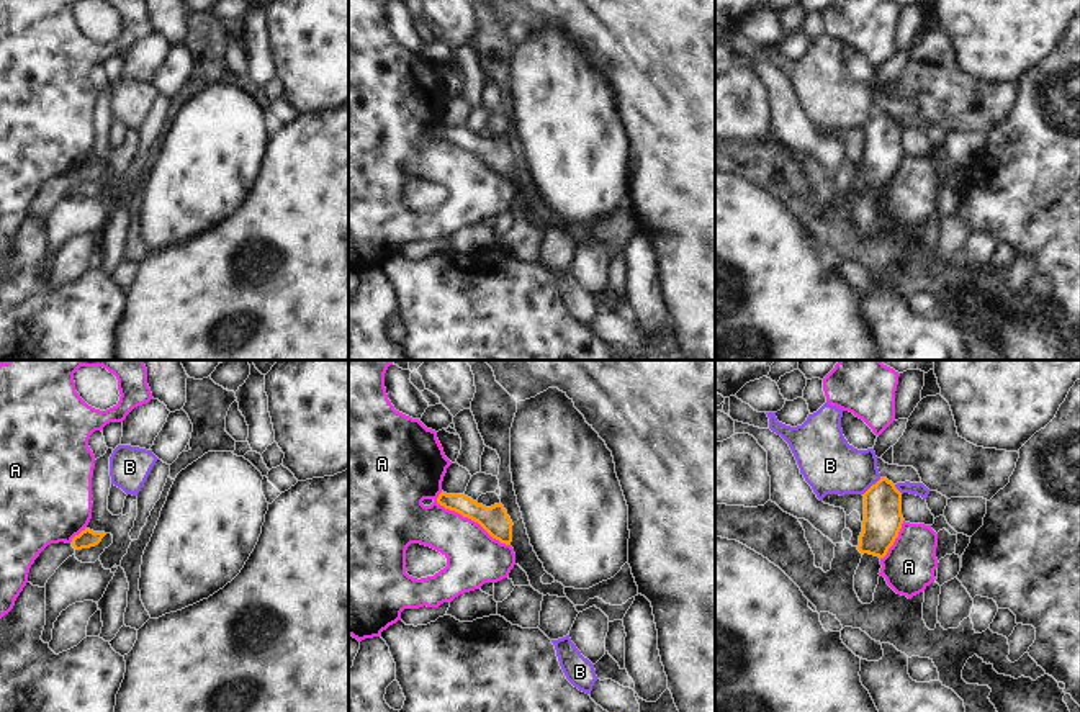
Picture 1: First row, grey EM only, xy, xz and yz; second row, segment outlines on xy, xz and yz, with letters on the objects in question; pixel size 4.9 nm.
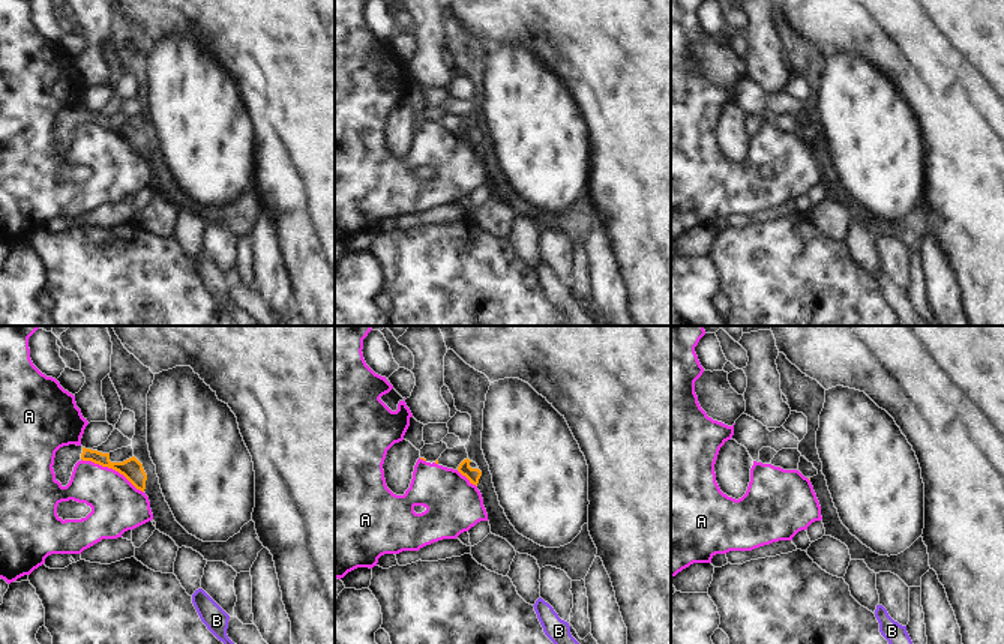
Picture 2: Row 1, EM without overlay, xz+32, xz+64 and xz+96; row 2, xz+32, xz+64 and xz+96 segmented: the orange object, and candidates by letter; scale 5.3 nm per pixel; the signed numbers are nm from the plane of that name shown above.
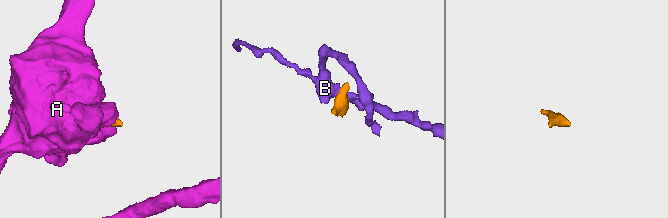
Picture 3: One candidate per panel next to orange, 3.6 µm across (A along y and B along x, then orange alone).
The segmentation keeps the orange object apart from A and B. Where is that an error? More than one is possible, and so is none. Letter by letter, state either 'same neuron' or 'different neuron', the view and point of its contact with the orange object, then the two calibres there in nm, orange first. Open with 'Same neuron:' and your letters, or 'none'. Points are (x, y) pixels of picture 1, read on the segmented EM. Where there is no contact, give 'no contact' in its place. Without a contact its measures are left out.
Same neuron: none
A: different neuron; contact xz (470, 518); calibres 140 and 280 nm
B: different neuron; contact yz (871, 486); calibres 190 and 280 nm

